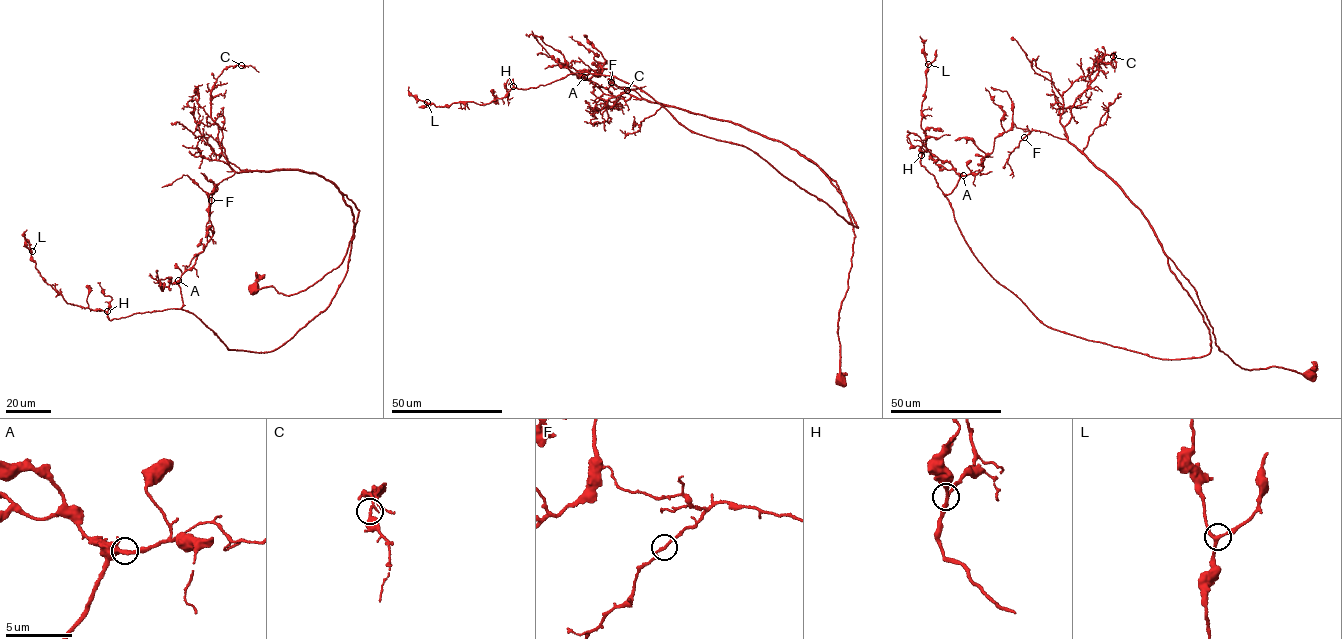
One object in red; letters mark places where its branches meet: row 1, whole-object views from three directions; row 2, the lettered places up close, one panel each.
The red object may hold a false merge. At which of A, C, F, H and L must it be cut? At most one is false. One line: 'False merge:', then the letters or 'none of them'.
False merge: none of them

